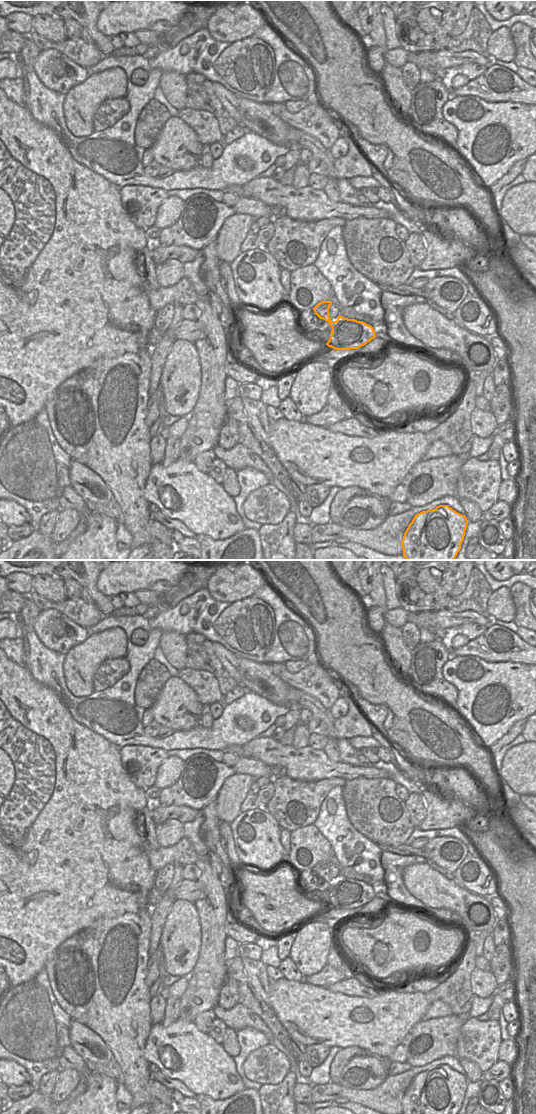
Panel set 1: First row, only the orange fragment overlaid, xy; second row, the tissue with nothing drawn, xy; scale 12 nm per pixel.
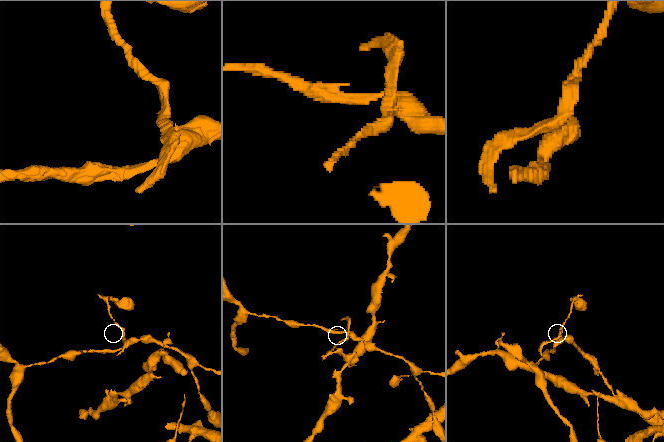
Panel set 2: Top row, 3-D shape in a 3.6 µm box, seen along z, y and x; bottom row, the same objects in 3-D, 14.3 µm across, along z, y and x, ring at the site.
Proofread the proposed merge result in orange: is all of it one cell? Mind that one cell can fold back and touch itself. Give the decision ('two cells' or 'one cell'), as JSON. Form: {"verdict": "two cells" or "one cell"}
{"verdict": "two cells"}

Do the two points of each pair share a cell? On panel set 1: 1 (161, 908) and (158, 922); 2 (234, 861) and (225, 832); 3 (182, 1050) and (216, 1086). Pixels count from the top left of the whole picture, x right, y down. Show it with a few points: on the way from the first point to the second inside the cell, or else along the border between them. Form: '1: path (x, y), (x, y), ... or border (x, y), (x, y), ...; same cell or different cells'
1: path (161, 911), (158, 919); same cell
2: path (232, 854), (229, 839); same cell
3: path (191, 1059), (209, 1077); same cell

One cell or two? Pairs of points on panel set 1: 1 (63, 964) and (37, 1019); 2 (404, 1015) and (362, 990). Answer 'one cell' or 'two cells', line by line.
1: two cells
2: two cells

